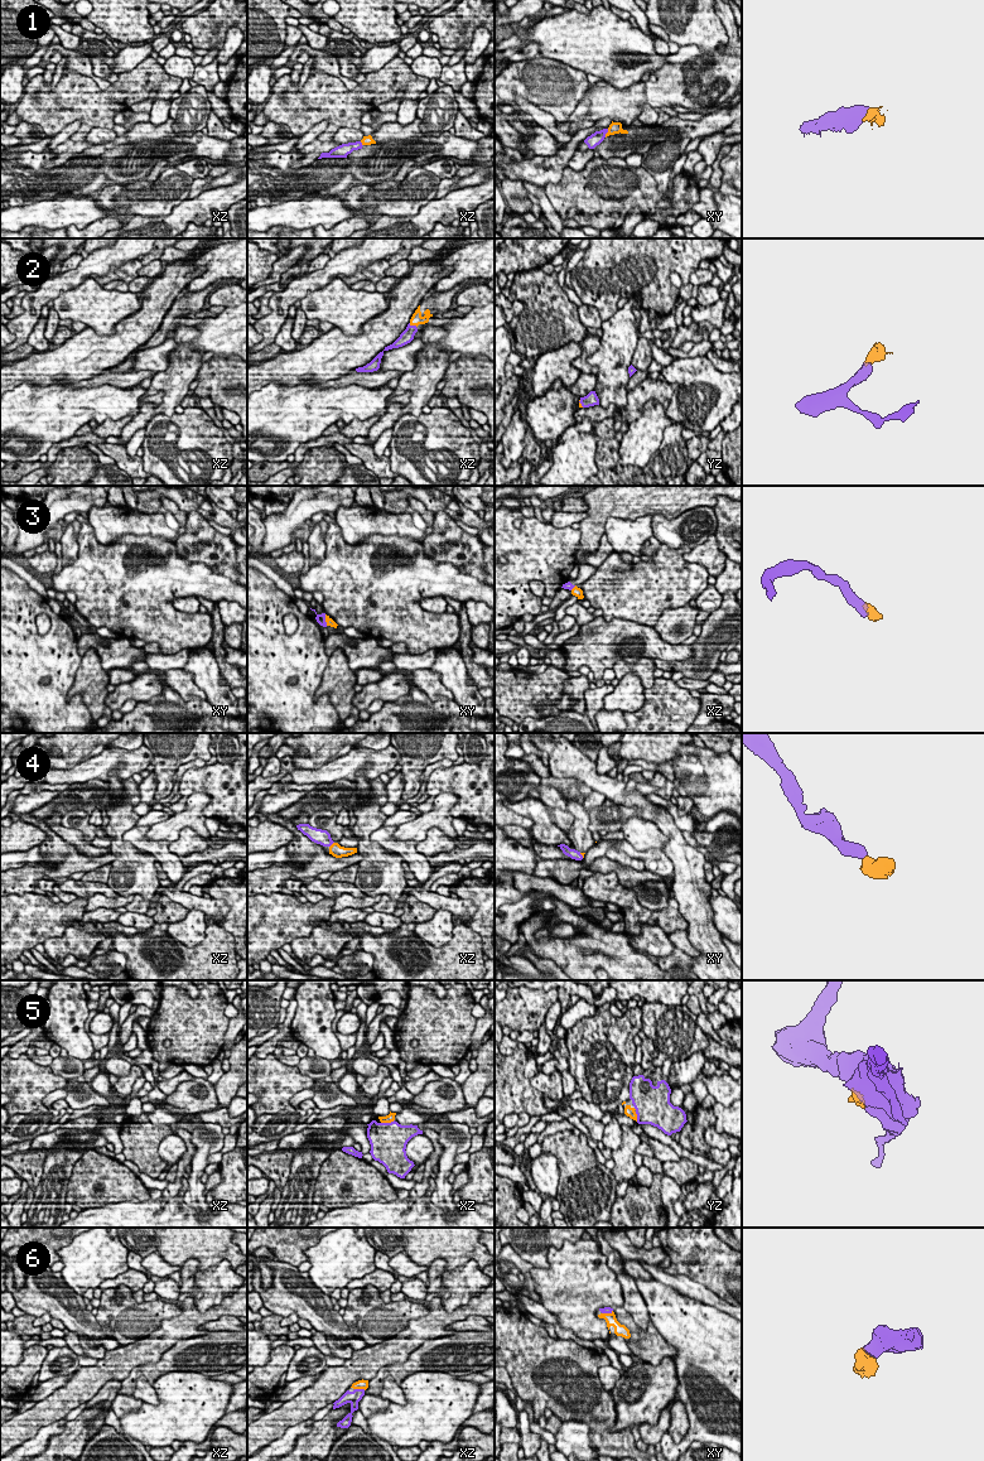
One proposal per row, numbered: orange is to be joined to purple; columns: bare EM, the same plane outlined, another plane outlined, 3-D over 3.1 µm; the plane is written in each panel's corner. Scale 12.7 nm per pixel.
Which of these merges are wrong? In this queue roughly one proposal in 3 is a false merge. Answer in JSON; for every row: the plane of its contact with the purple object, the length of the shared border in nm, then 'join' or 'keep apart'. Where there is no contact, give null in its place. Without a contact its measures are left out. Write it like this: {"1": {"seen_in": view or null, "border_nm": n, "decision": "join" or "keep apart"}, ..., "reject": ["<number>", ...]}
{"1": {"seen_in": "xy", "border_nm": 120, "decision": "join"}, "2": {"seen_in": "xz", "border_nm": 120, "decision": "join"}, "3": {"seen_in": "xy", "border_nm": 150, "decision": "join"}, "4": {"seen_in": "xz", "border_nm": 100, "decision": "join"}, "5": {"seen_in": "xz", "border_nm": 180, "decision": "join"}, "6": {"seen_in": "xz", "border_nm": 140, "decision": "join"}, "reject": []}

